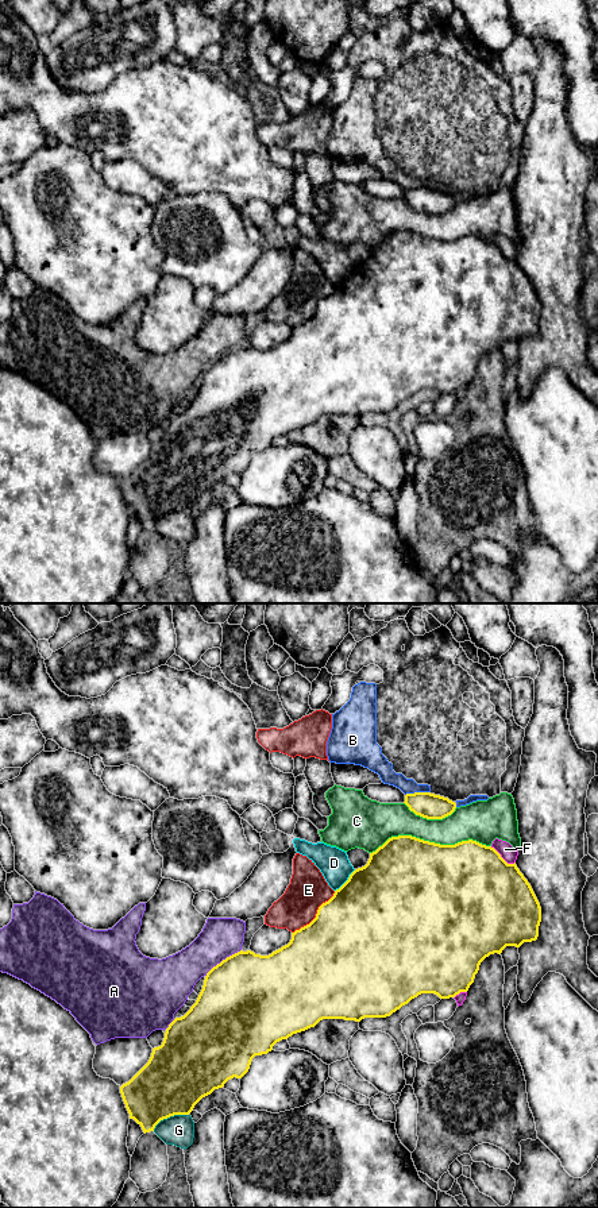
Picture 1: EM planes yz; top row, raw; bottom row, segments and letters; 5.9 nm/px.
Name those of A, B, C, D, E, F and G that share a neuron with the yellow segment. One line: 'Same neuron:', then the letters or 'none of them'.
Same neuron: none of them

